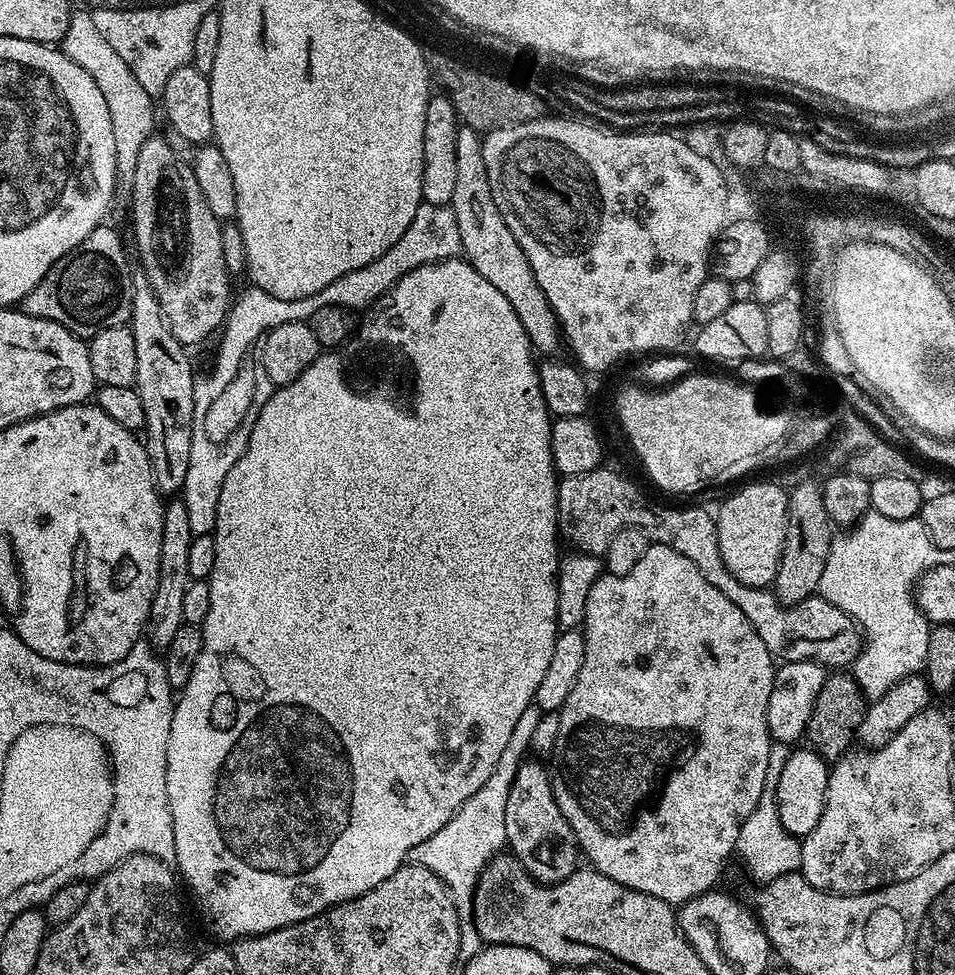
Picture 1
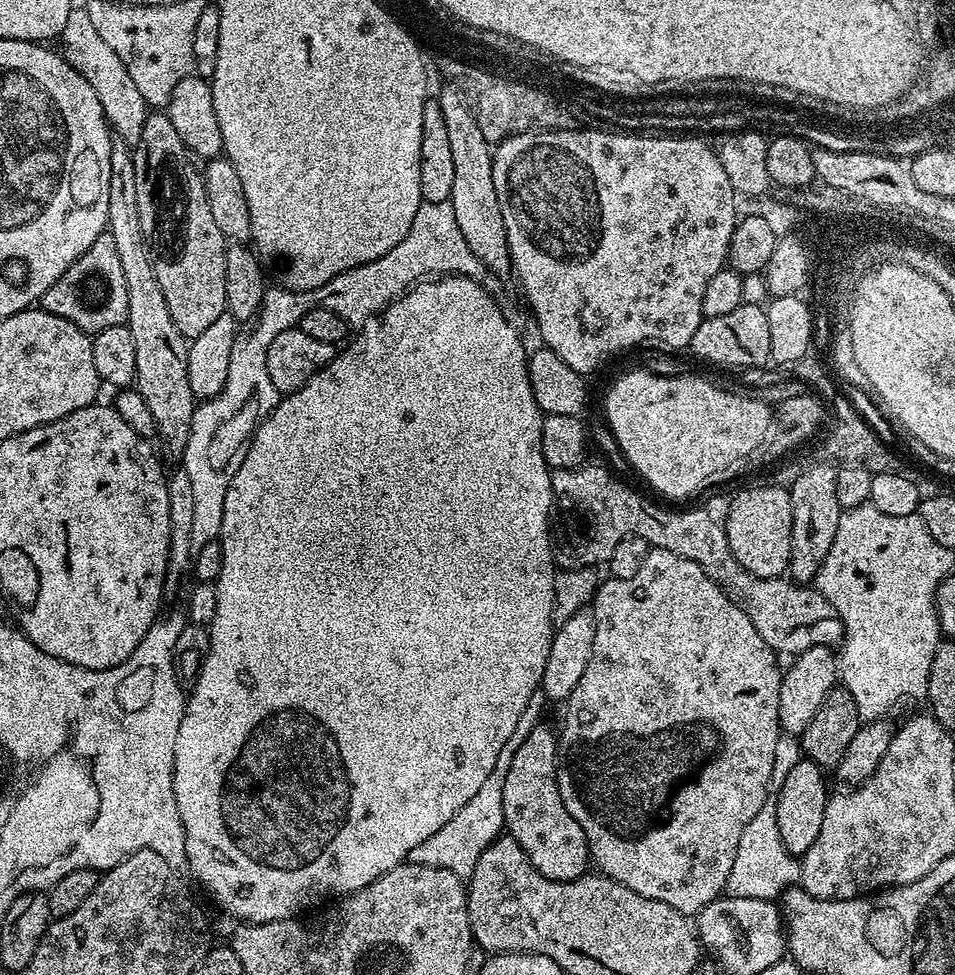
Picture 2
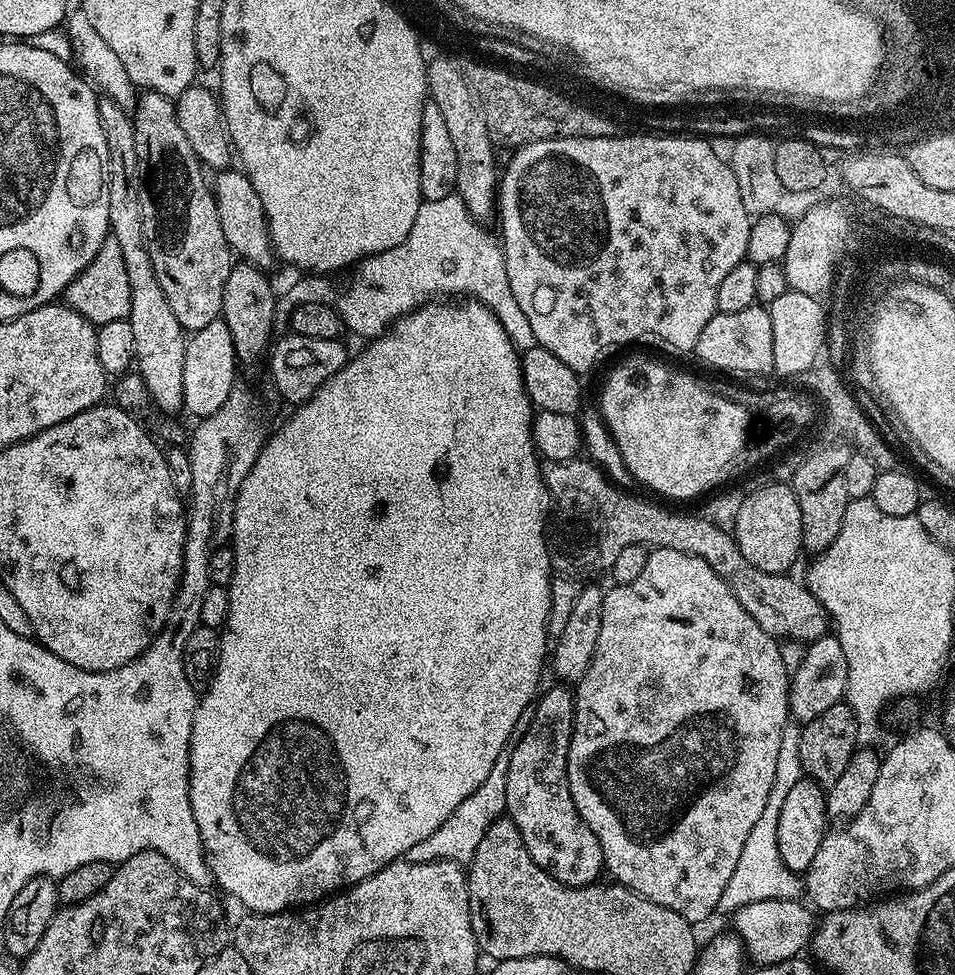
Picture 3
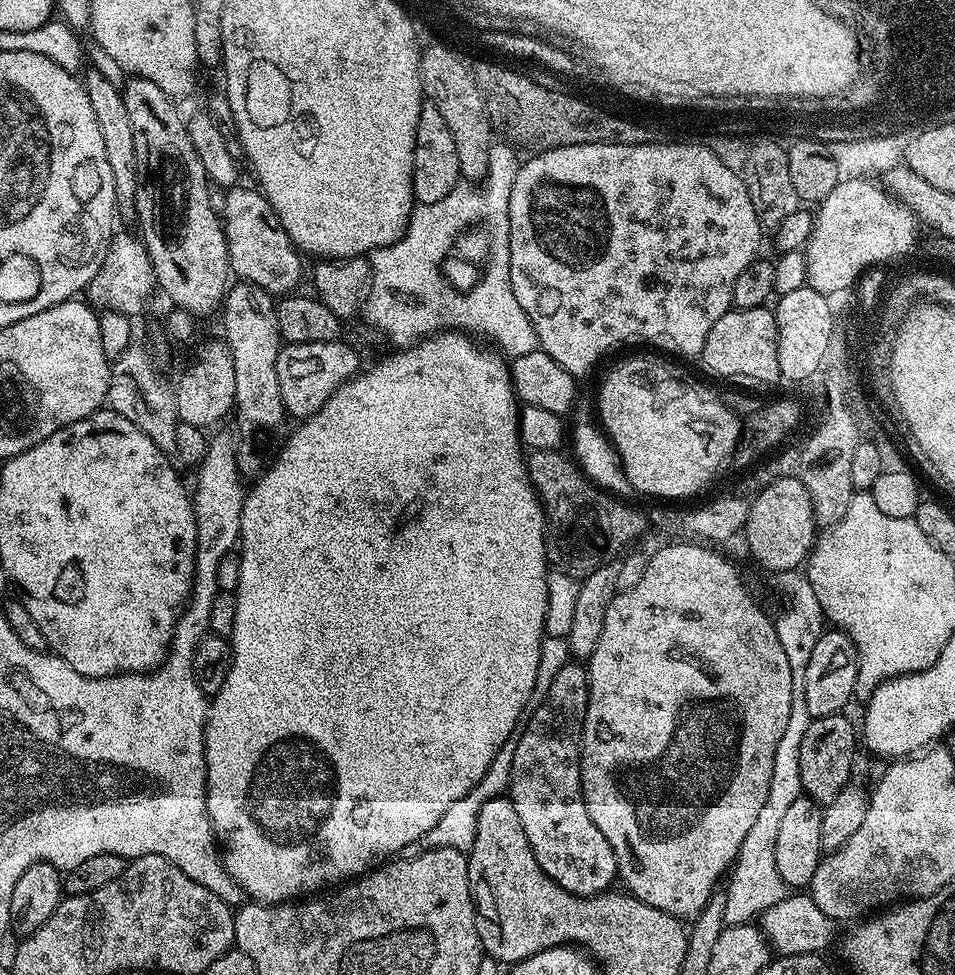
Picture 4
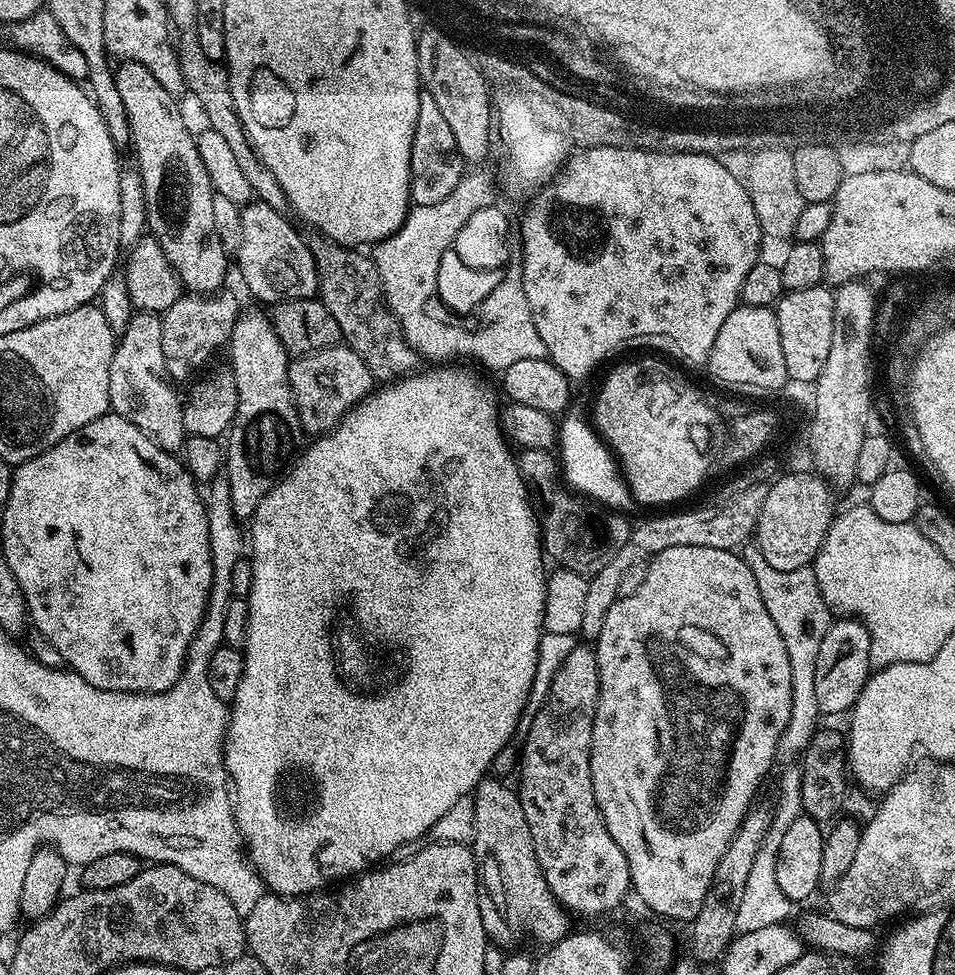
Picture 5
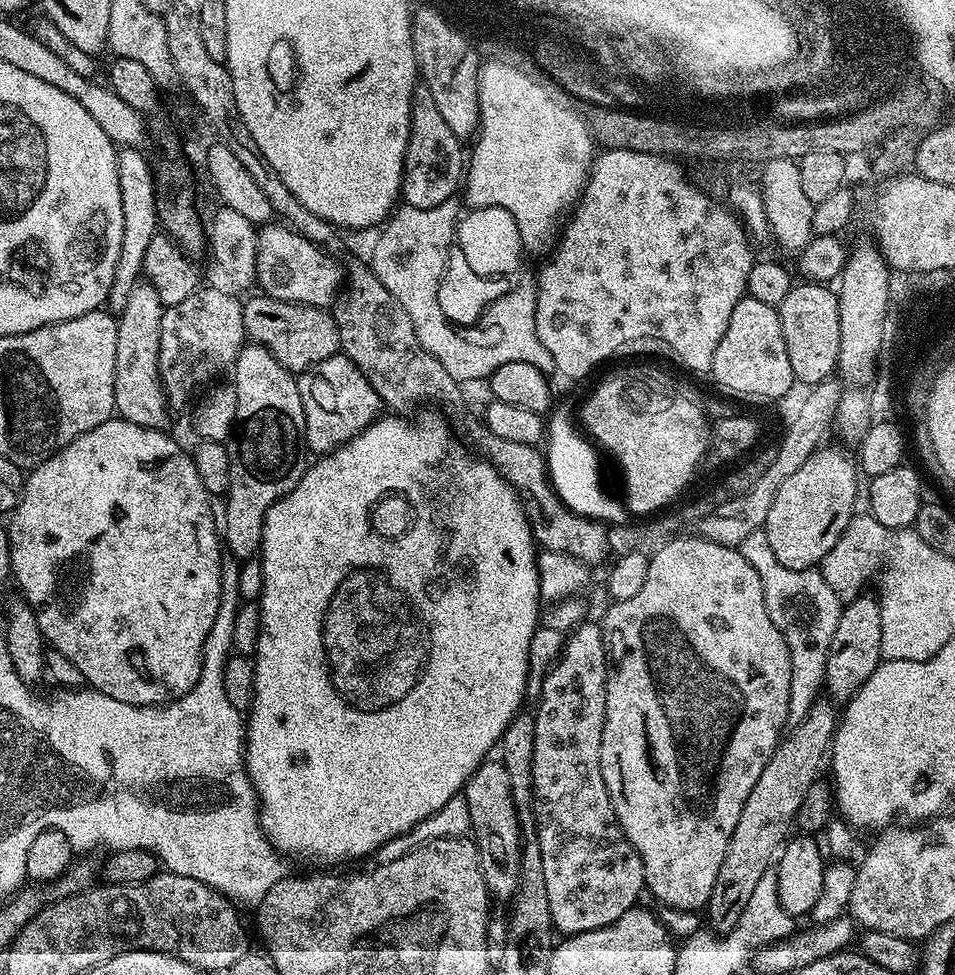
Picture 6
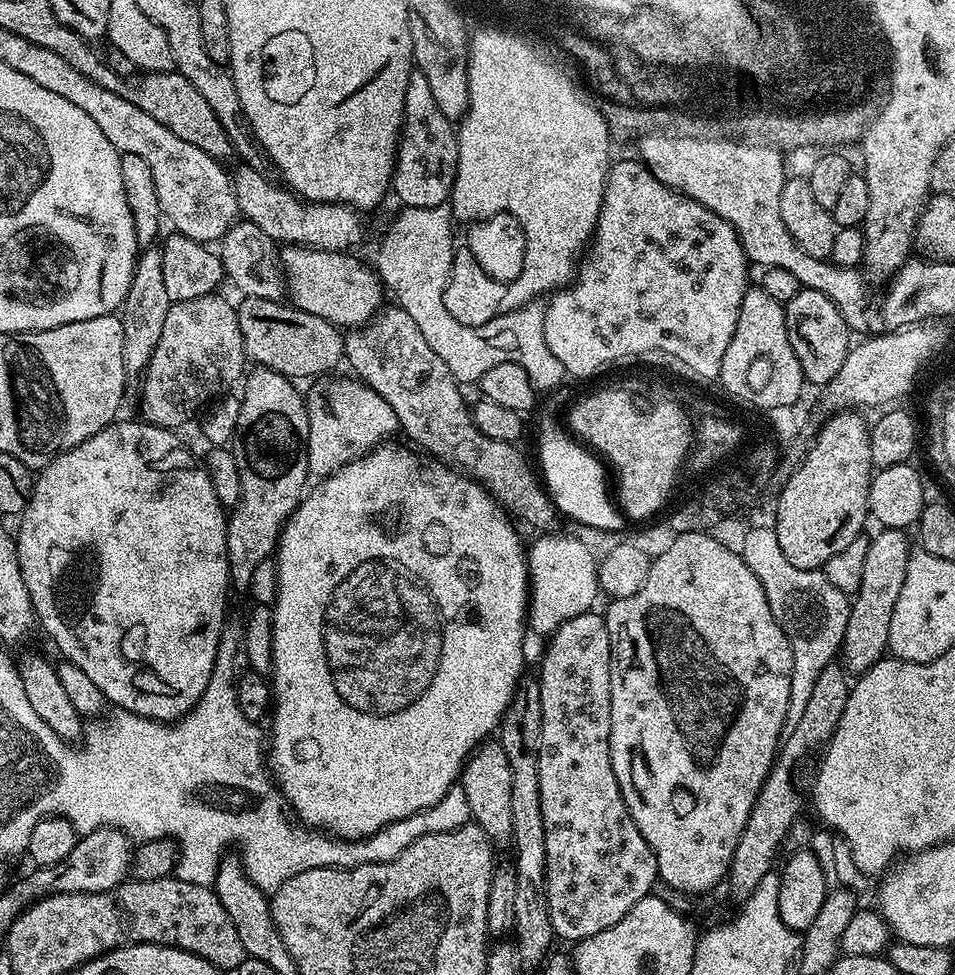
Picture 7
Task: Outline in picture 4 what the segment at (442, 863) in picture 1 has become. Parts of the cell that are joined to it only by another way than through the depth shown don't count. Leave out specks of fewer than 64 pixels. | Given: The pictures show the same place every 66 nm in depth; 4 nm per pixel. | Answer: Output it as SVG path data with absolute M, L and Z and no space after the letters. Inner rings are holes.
M550 636L545 637L541 641L538 676L535 678L534 690L531 692L526 706L522 708L522 713L518 716L518 721L514 724L510 737L506 738L506 742L502 744L502 749L498 750L494 762L490 766L490 770L486 770L482 782L478 782L478 786L474 790L470 790L470 794L466 794L466 798L454 802L454 806L450 806L450 810L446 810L444 819L438 822L438 826L434 826L429 830L421 840L410 842L410 846L406 846L400 852L399 859L418 858L418 854L428 852L432 848L453 848L465 854L472 849L474 846L474 834L478 834L478 816L482 810L482 806L486 802L493 800L495 796L504 796L507 793L518 743L526 732L526 727L530 726L530 718L533 717L533 713L535 710L538 710L538 706L545 700L554 675L558 674L558 671L561 670L562 666L569 663L569 660L570 650L567 639L556 639Z

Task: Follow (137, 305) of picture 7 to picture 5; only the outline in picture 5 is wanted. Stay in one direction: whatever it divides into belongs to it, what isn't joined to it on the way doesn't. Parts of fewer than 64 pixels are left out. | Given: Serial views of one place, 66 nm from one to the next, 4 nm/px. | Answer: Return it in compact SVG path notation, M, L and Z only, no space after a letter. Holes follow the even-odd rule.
M147 310L133 311L119 340L120 345L117 343L112 349L110 362L109 409L119 412L122 418L138 426L138 430L142 430L142 434L150 437L162 450L179 453L186 439L184 409L182 396L180 400L179 394L166 379L160 316Z

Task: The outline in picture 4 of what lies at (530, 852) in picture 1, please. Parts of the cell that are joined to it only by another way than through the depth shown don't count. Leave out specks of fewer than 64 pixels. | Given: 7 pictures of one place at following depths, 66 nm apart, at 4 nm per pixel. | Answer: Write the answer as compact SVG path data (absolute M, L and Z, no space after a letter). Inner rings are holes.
M569 662L554 675L545 700L530 718L530 726L526 727L514 755L506 793L507 799L518 810L518 818L526 830L526 842L530 850L534 850L534 858L538 858L538 866L542 866L548 877L562 886L562 890L575 896L597 896L600 892L607 892L613 887L612 879L615 881L618 876L614 850L610 850L610 842L606 842L602 830L594 826L580 792L580 739L584 733L587 705L588 673L585 665Z

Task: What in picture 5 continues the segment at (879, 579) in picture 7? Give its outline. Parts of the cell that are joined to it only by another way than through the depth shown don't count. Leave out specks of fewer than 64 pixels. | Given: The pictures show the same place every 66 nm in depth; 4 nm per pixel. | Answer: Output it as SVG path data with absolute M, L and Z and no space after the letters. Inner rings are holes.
M840 618L828 627L814 666L814 698L818 698L818 706L825 717L847 713L856 705L856 699L870 677L868 667L871 664L874 664L874 644L859 620Z

